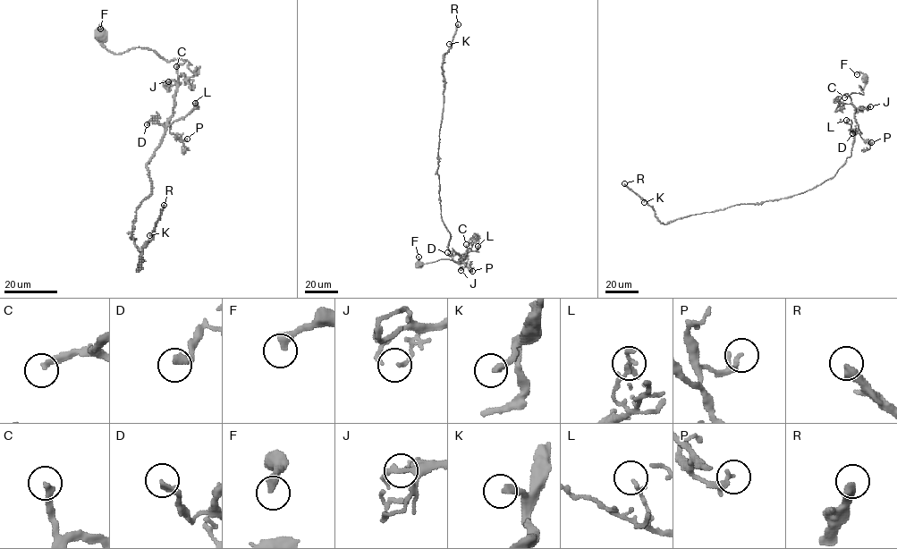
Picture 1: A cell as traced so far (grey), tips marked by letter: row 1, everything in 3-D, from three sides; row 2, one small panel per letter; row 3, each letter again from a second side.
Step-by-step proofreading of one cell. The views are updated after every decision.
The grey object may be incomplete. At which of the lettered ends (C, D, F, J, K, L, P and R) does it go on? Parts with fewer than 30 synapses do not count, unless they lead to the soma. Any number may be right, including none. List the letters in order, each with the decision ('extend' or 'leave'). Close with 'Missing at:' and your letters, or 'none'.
C: extend
D: leave
F: leave
J: leave
K: extend
L: leave
P: leave
R: extend
Missing at: C, K, R

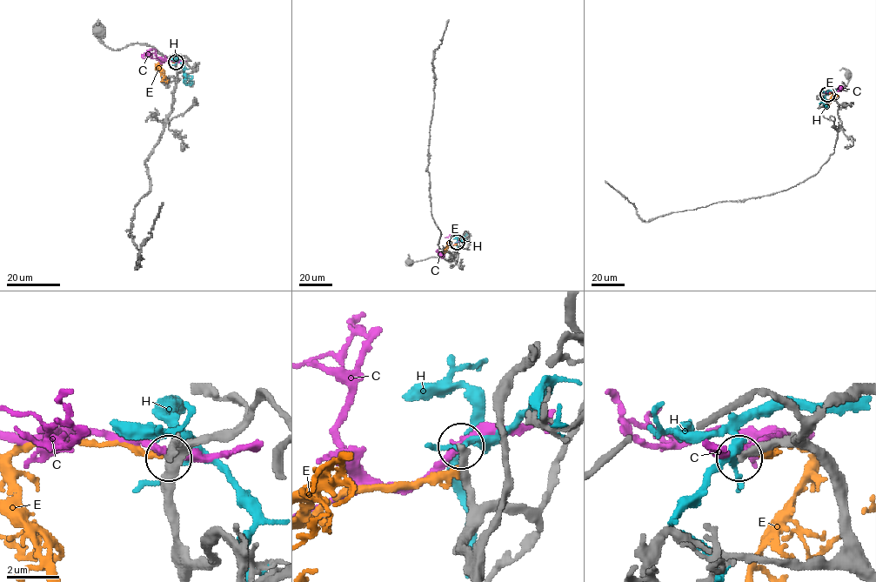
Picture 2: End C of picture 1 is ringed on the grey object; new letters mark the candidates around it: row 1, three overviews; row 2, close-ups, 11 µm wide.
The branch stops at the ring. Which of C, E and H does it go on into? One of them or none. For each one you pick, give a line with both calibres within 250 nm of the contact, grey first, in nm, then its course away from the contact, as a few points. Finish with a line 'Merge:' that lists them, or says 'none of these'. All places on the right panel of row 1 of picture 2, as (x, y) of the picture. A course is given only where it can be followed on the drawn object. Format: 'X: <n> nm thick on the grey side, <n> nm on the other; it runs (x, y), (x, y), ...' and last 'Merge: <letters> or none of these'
Merge: none of these

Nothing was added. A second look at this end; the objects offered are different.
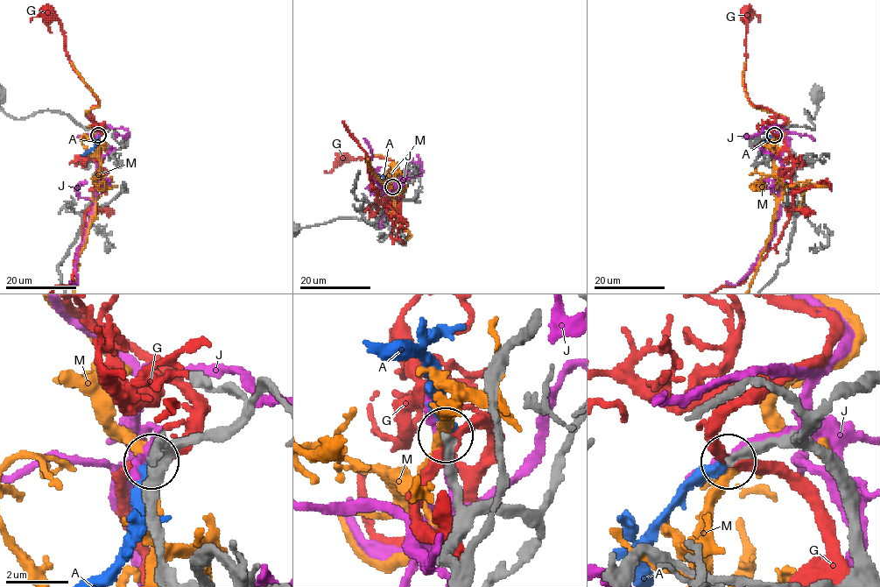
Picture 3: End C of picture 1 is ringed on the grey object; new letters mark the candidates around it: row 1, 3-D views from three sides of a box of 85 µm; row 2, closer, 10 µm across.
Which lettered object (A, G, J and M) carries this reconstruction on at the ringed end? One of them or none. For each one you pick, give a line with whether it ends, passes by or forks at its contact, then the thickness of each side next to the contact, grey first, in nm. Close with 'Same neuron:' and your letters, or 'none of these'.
A: it ends; calibres 280 and 440 nm
Same neuron: A

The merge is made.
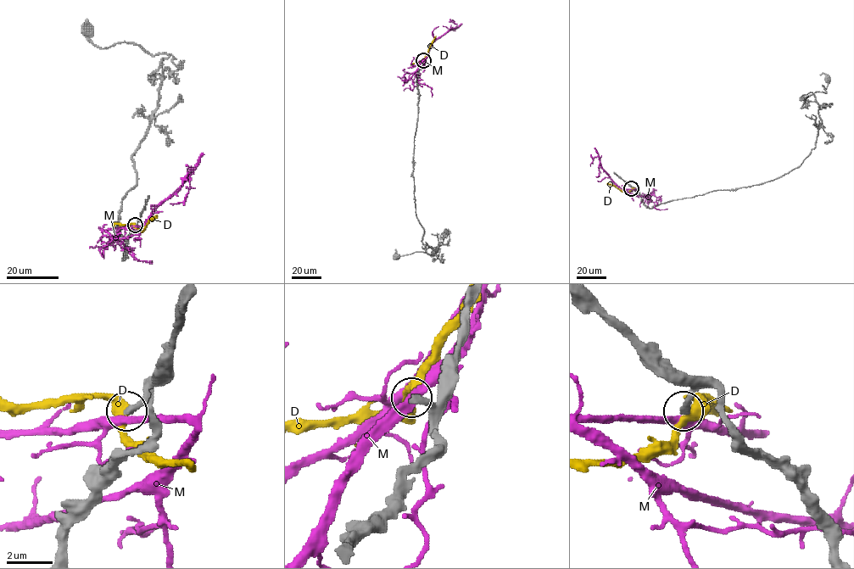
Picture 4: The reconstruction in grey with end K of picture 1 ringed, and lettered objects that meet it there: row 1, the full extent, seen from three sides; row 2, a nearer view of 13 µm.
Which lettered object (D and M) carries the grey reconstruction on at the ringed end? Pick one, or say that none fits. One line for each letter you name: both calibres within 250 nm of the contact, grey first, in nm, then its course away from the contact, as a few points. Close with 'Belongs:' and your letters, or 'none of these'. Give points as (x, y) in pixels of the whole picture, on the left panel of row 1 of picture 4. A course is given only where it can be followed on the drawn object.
Belongs: none of these

